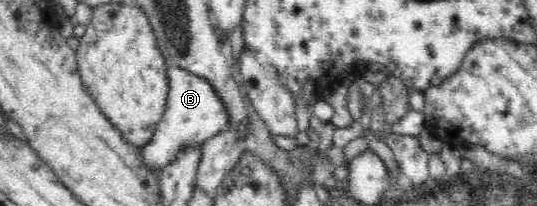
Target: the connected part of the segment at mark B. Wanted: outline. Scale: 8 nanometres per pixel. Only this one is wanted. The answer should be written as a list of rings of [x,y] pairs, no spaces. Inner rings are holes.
[[[166,56],[169,61],[169,75],[171,75],[171,88],[164,119],[157,126],[157,133],[147,146],[143,147],[145,159],[153,167],[160,168],[169,162],[174,152],[181,145],[189,143],[204,143],[207,139],[217,136],[228,124],[231,124],[231,111],[229,105],[221,97],[217,85],[204,76],[193,74],[177,66],[175,59]]]

